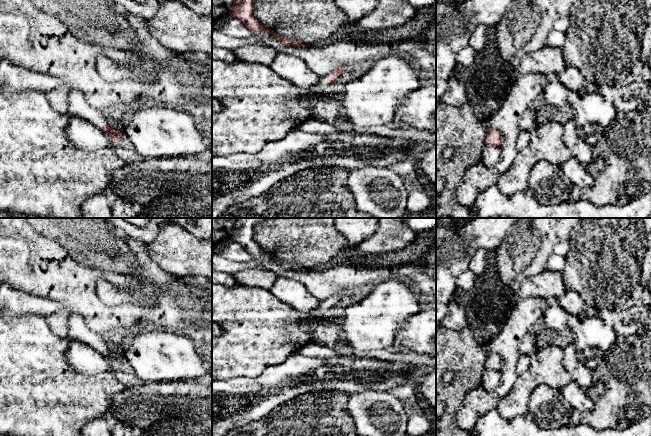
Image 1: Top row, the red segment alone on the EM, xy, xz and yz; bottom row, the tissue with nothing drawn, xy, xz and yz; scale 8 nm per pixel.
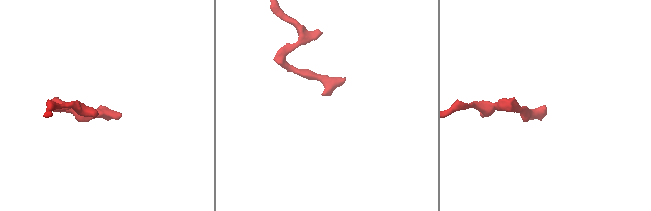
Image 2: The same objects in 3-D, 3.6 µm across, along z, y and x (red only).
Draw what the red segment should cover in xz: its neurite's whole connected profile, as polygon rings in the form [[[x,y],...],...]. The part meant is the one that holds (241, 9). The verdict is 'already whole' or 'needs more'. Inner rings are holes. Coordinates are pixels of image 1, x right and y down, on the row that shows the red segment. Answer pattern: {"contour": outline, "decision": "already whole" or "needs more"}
{"contour": [[[235,0],[229,11],[229,15],[239,19],[254,34],[259,34],[267,31],[271,34],[275,41],[279,41],[283,45],[292,47],[310,46],[310,44],[298,40],[291,40],[284,36],[281,36],[259,23],[258,20],[252,14],[252,8],[255,1],[256,0]]], "decision": "already whole"}

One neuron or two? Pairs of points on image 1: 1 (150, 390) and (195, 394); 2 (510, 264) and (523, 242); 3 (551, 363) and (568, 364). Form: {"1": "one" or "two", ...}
{"1": "one", "2": "one", "3": "two"}

